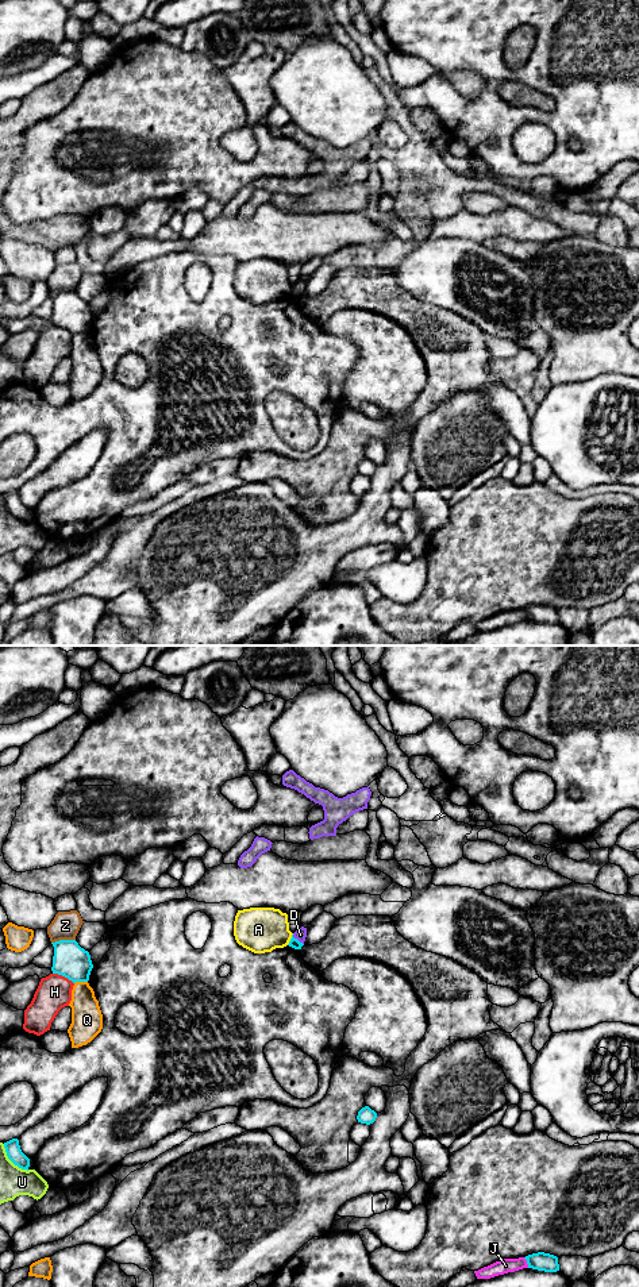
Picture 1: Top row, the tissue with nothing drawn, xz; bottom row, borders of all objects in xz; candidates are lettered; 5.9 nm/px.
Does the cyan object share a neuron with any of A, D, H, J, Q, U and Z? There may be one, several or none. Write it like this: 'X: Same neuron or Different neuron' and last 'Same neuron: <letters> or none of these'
A: Different neuron
D: Different neuron
H: Different neuron
J: Different neuron
Q: Different neuron
U: Different neuron
Z: Different neuron
Same neuron: none of these

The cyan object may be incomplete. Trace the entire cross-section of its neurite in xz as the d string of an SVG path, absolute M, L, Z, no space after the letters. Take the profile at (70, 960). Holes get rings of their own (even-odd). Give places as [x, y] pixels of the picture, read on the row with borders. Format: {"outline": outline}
{"outline": "M59 940L54 947L53 974L62 975L76 982L88 982L93 968L91 955L76 940Z"}

